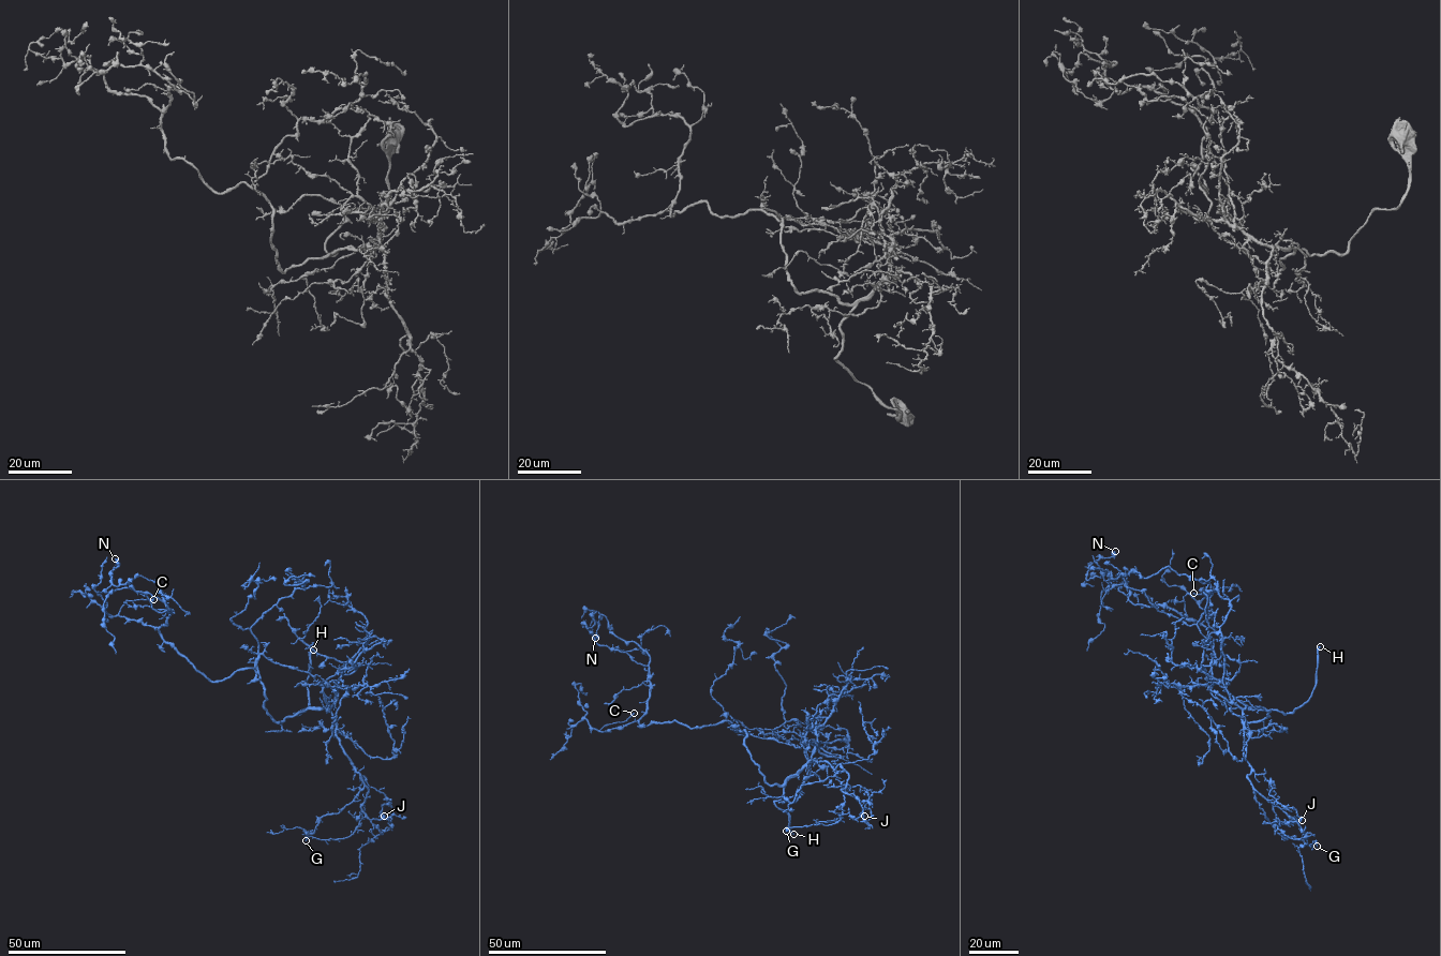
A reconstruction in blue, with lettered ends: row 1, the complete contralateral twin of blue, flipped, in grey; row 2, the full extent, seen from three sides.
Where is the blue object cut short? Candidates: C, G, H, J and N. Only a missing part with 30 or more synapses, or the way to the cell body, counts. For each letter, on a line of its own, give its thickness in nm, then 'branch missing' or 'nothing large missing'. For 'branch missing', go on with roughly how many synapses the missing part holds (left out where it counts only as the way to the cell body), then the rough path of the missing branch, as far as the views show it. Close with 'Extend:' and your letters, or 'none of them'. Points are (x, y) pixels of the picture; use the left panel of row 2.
C: 200 nm | nothing large missing
G: 220 nm | nothing large missing
H: 260 nm | branch missing | (313, 650), (322, 647), (321, 642), (330, 632)
J: 220 nm | nothing large missing
N: 280 nm | nothing large missing
Extend: H

